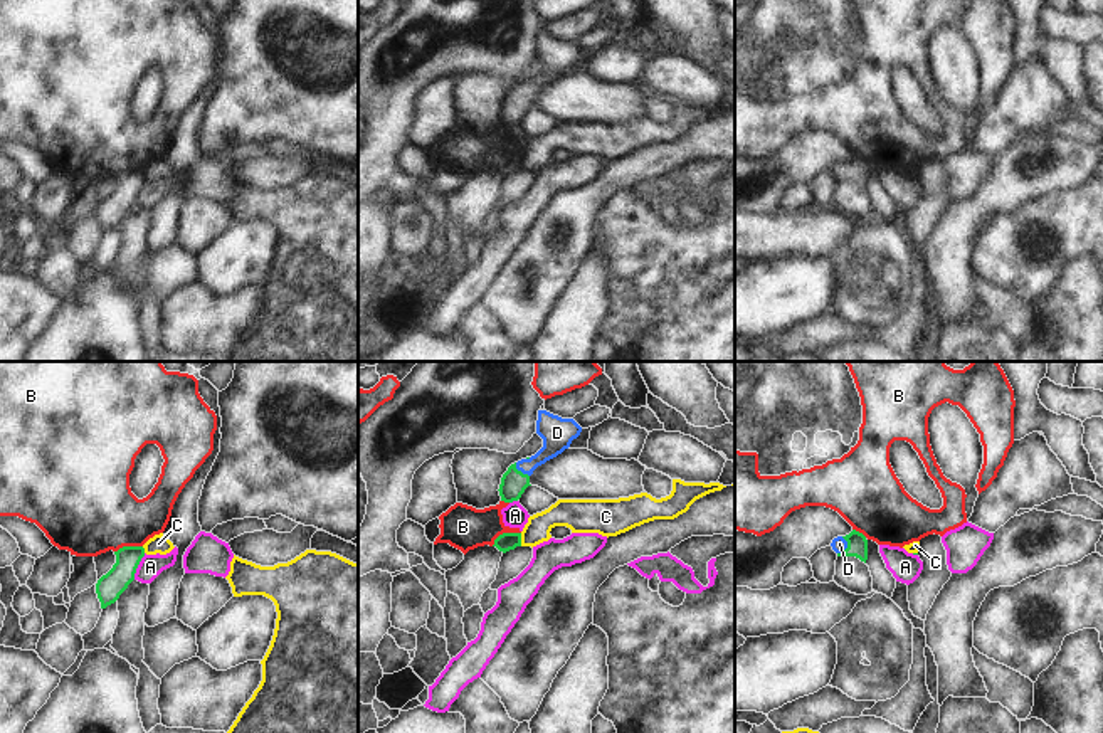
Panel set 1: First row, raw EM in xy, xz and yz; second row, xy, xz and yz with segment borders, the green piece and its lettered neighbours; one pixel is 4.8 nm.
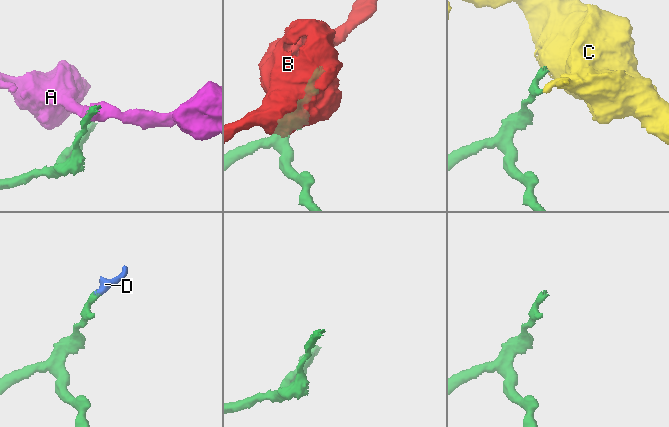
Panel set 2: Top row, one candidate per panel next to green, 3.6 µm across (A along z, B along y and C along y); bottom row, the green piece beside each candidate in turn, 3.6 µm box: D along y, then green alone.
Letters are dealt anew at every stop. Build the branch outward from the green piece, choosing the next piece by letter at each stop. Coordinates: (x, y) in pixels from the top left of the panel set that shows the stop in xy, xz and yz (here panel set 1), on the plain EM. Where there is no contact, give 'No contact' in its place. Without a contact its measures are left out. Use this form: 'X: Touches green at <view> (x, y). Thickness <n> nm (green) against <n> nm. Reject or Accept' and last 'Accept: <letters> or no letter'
A: Touches green at xy (137, 190). Thickness 120 nm (green) against 110 nm. Reject
B: Touches green at xz (505, 157). Thickness 90 nm (green) against 220 nm. Reject
C: Touches green at xz (520, 163). Thickness 90 nm (green) against 130 nm. Reject
D: Touches green at yz (848, 170). Thickness 100 nm (green) against 70 nm. Accept
Accept: D.

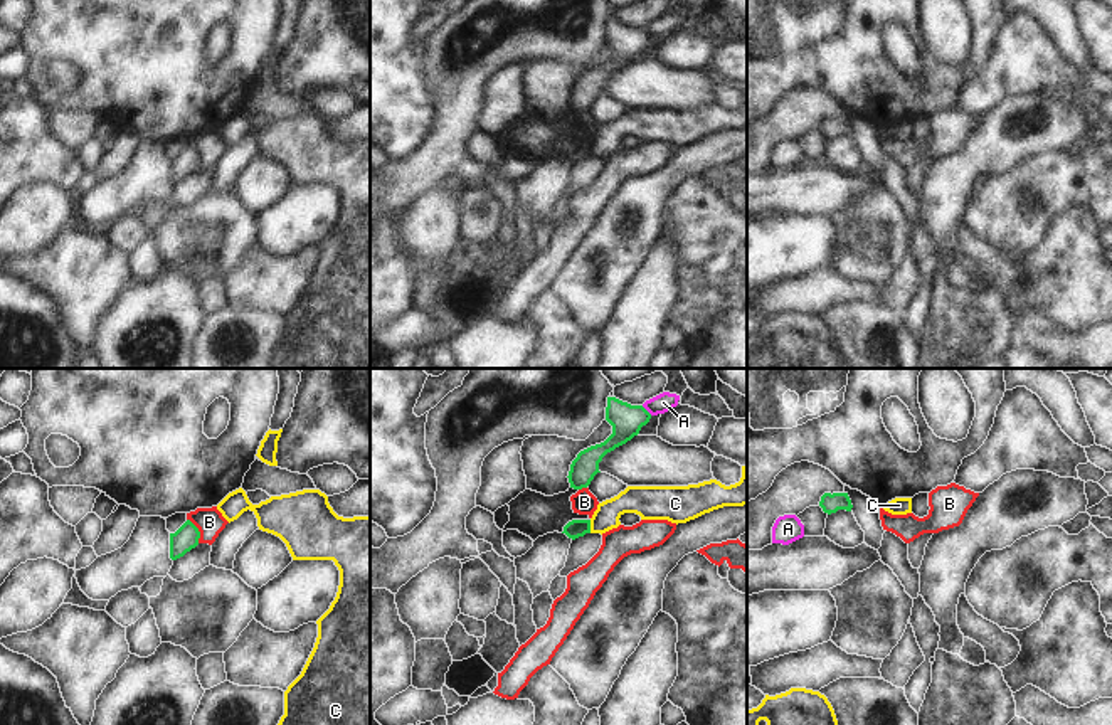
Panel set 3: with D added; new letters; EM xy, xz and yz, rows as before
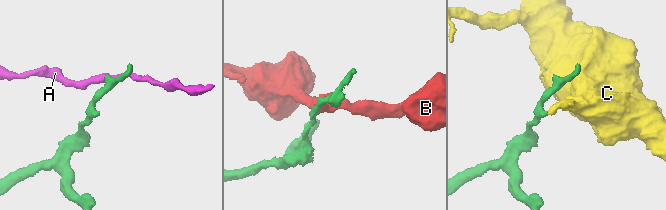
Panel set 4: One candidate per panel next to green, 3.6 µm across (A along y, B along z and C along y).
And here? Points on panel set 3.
A: Touches green at xz (645, 32). Thickness 150 nm (green) against 90 nm. Reject
B: Touches green at xy (197, 153). Thickness 120 nm (green) against 130 nm. Reject
C: Touches green at xz (589, 150). Thickness 90 nm (green) against 130 nm. Reject
Accept: no letter.

